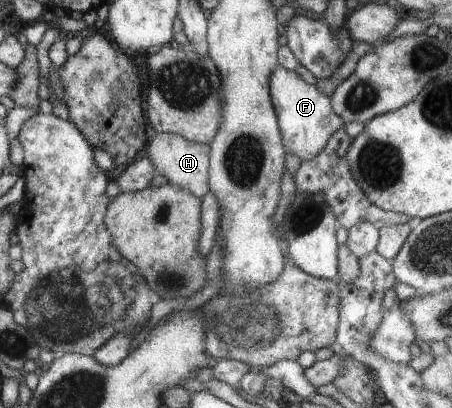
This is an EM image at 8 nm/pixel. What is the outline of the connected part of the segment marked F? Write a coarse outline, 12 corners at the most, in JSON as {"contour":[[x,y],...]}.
{"contour":[[279,65],[269,94],[285,153],[314,159],[345,125],[331,97]]}

